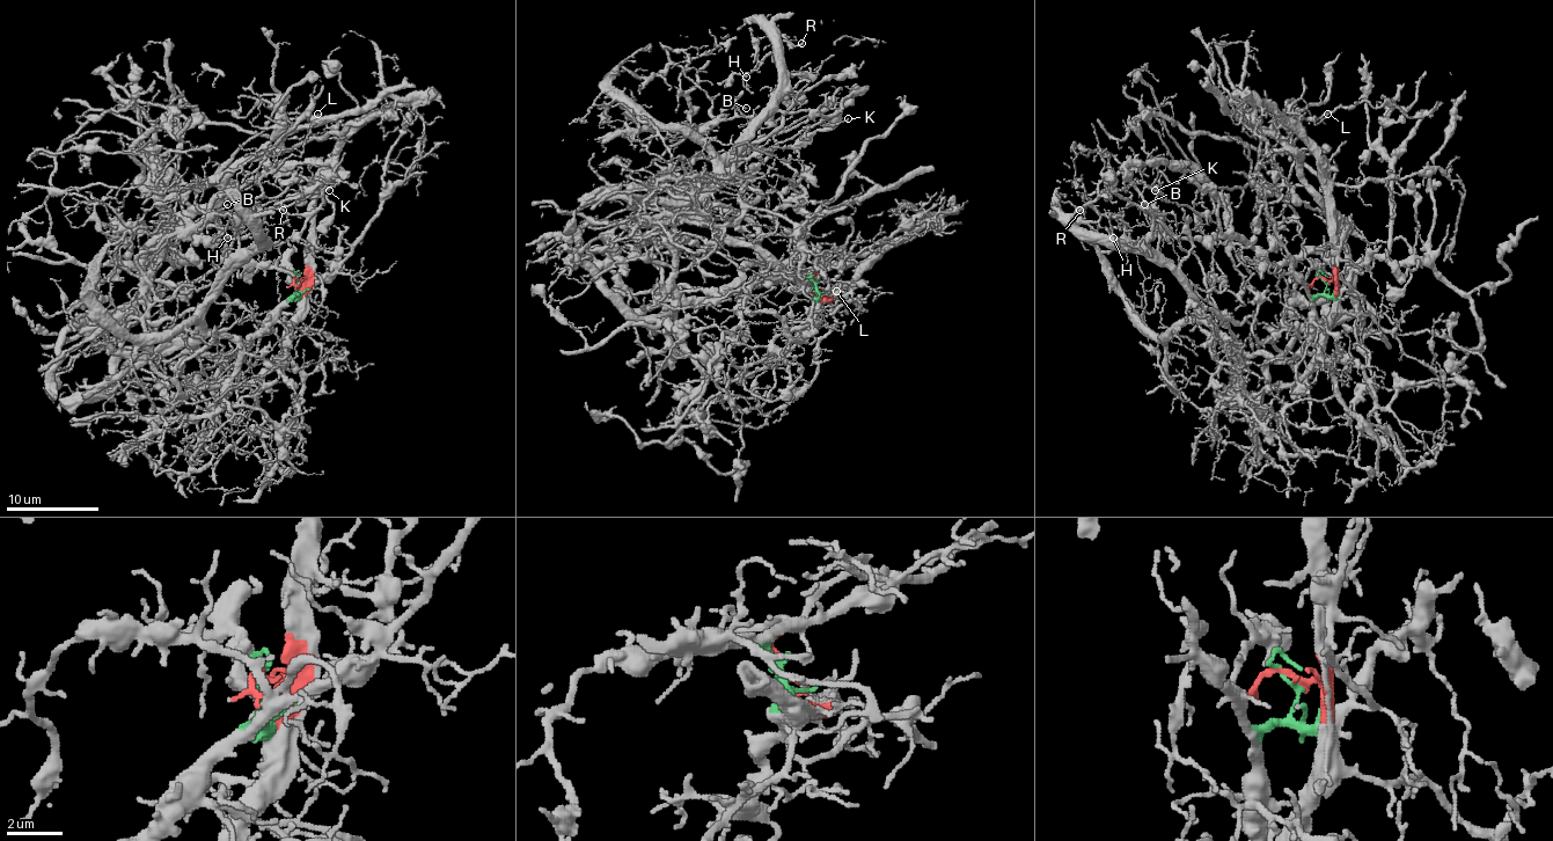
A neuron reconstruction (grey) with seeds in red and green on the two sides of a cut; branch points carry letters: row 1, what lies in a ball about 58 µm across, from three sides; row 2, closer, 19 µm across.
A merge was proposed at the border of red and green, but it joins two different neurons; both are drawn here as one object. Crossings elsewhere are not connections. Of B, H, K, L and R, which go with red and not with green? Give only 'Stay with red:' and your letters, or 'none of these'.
Stay with red: L

